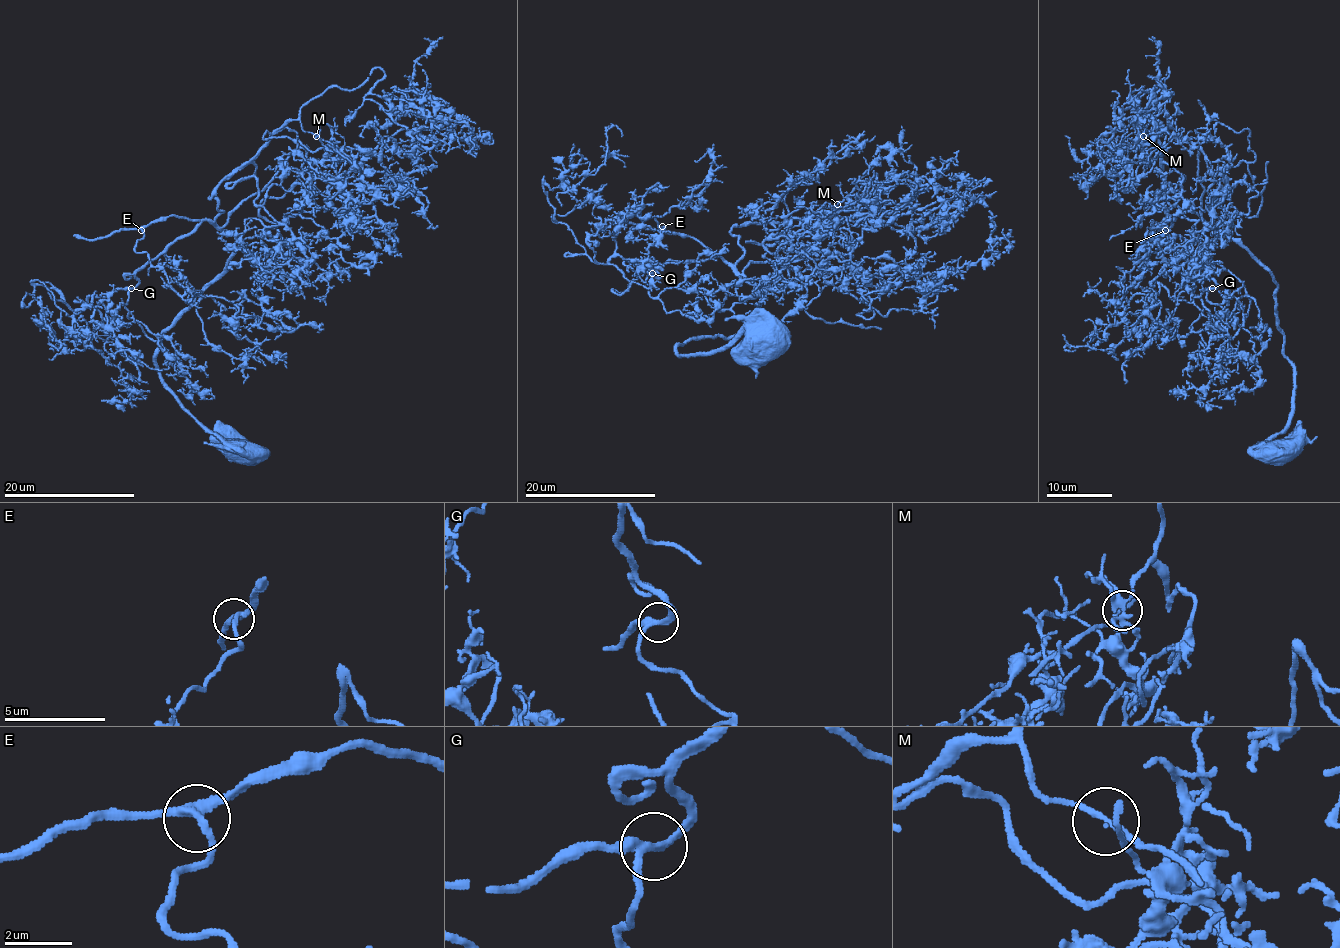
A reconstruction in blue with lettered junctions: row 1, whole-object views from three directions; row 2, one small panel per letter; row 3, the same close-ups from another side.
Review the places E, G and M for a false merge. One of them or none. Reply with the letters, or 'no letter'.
no letter

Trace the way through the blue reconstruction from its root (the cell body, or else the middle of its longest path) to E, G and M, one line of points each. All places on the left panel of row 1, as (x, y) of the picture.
E: (243, 450), (182, 405), (156, 361), (157, 340), (225, 269), (239, 239), (208, 220), (177, 216), (141, 230)
G: (243, 450), (182, 405), (156, 361), (157, 340), (225, 269), (239, 239), (203, 220), (146, 262), (131, 289)
M: (243, 450), (164, 382), (157, 340), (239, 246), (215, 221), (213, 190), (289, 121), (317, 136)

